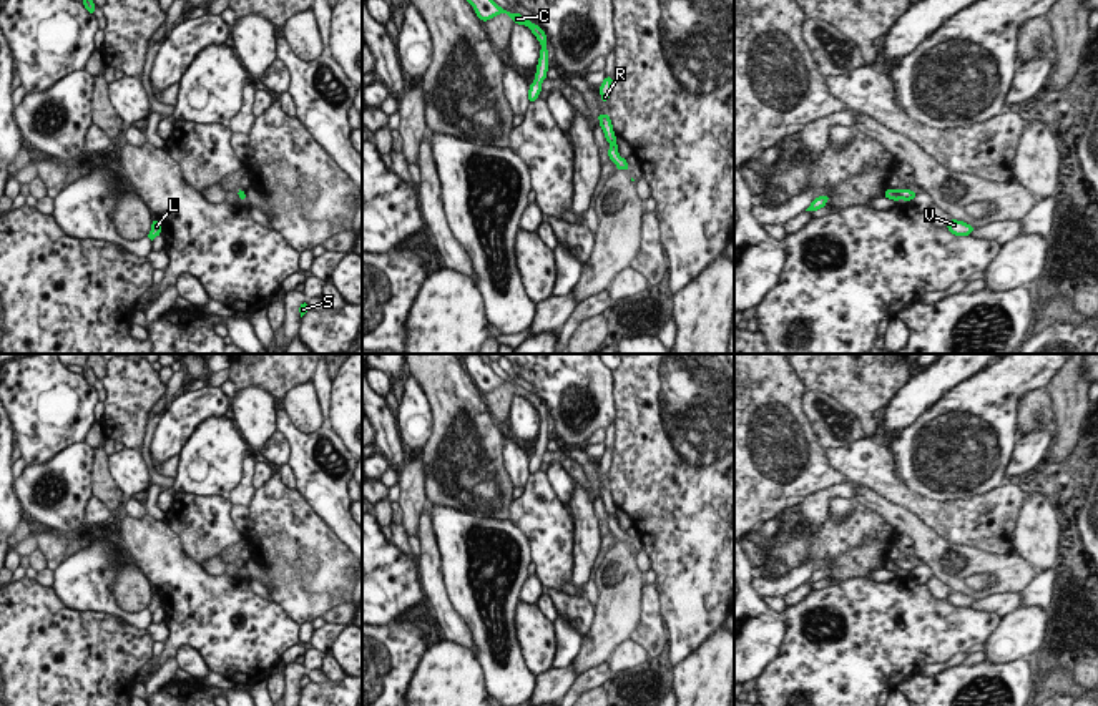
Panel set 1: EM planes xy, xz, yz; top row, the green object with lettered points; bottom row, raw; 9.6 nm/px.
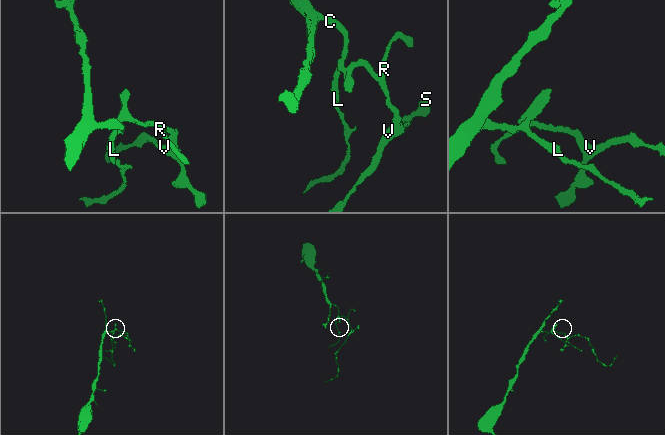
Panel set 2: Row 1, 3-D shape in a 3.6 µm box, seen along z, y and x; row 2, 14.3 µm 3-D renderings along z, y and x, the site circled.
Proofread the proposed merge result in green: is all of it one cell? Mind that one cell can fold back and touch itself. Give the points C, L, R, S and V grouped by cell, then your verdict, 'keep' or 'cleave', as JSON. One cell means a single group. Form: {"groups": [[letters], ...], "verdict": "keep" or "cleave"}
{"groups": [["C", "L", "R"], ["S", "V"]], "verdict": "cleave"}

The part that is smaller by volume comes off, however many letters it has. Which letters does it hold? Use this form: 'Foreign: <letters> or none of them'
Foreign: S, V

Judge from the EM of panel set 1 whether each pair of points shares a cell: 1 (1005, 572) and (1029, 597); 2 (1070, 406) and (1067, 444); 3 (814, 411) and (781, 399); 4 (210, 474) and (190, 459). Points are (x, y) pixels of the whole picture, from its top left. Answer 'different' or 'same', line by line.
1: different
2: same
3: different
4: same

